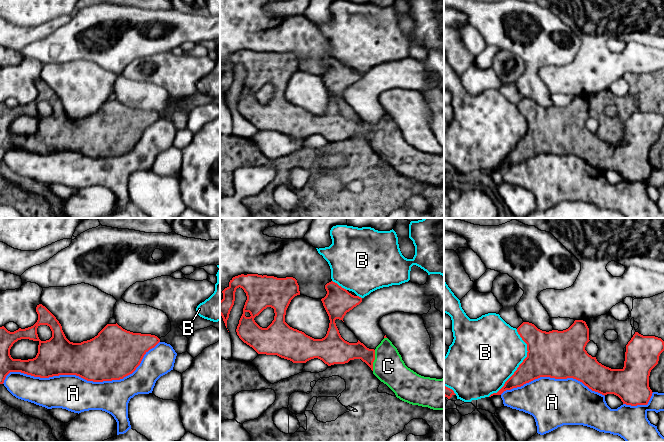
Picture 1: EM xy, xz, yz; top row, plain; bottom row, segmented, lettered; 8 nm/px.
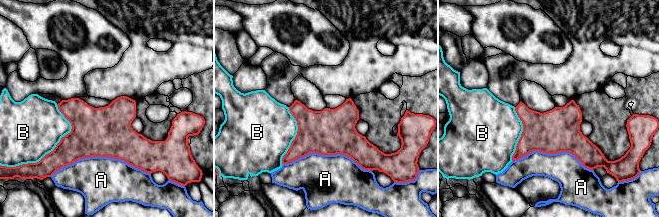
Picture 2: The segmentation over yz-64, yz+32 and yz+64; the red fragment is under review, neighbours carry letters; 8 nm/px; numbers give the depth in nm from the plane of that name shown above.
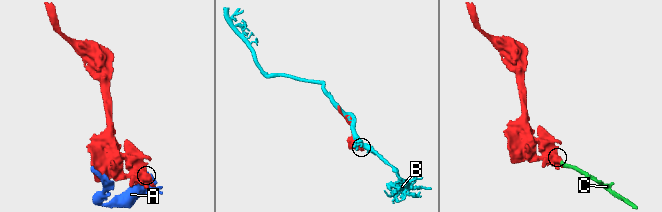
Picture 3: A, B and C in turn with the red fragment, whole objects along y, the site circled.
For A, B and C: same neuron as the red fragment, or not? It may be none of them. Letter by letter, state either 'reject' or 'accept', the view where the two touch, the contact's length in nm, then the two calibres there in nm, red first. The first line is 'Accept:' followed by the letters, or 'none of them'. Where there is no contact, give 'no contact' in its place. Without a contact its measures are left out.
Accept: C
A: reject; meets red in xy; contact 1300 nm long; 380 nm thick on the red side, 280 nm on the other
B: reject; meets red in yz; contact 600 nm long; 340 nm thick on the red side, 480 nm on the other
C: accept; meets red in xz; contact 170 nm long; 160 nm thick on the red side, 260 nm on the other

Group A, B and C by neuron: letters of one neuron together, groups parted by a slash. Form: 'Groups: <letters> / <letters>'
Groups: A / B / C

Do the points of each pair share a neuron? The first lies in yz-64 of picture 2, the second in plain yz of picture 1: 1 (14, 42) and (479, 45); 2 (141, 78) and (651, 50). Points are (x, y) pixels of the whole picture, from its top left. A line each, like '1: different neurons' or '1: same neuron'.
1: same neuron
2: same neuron

